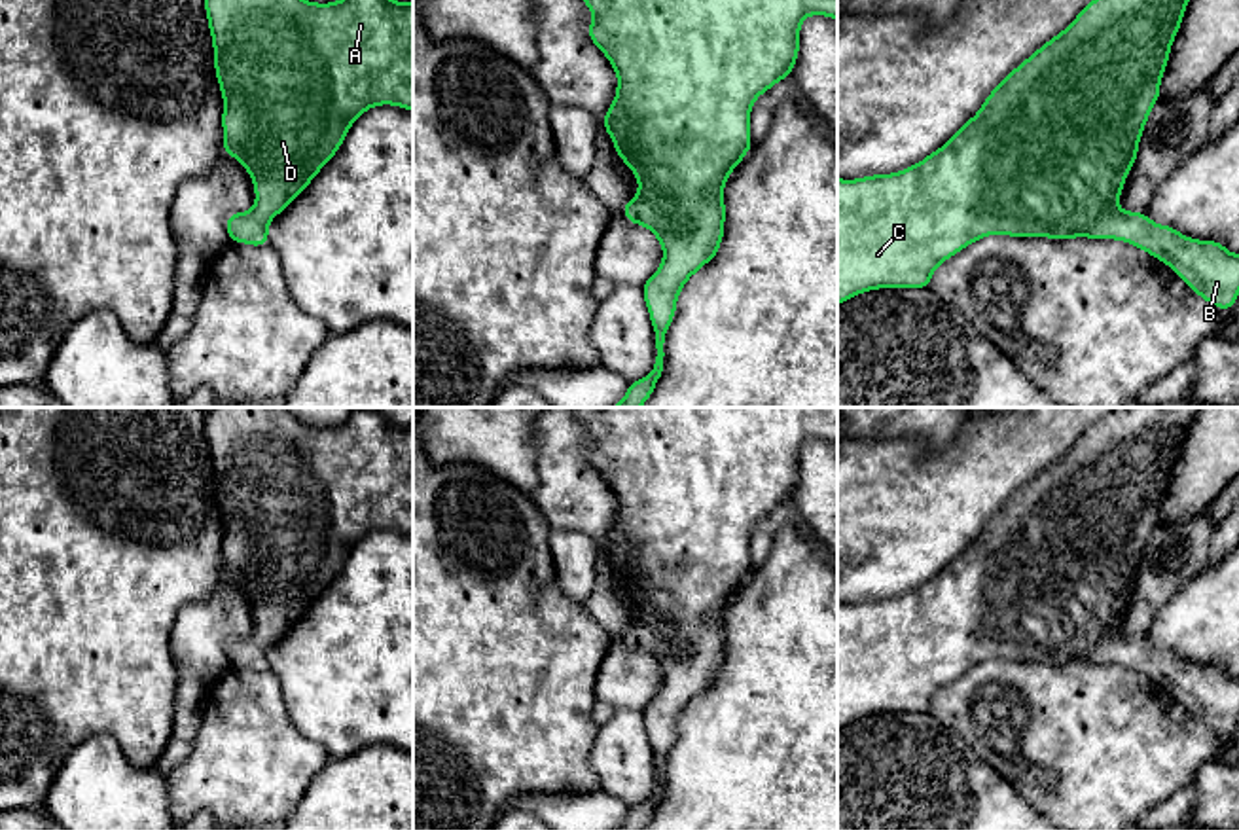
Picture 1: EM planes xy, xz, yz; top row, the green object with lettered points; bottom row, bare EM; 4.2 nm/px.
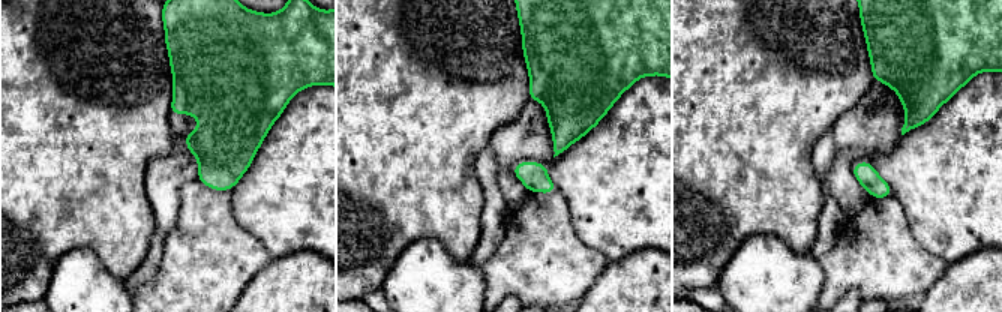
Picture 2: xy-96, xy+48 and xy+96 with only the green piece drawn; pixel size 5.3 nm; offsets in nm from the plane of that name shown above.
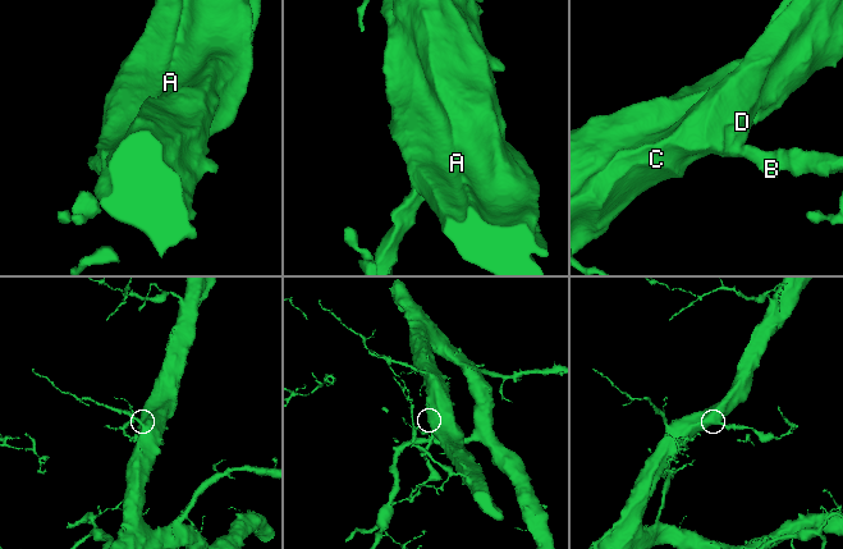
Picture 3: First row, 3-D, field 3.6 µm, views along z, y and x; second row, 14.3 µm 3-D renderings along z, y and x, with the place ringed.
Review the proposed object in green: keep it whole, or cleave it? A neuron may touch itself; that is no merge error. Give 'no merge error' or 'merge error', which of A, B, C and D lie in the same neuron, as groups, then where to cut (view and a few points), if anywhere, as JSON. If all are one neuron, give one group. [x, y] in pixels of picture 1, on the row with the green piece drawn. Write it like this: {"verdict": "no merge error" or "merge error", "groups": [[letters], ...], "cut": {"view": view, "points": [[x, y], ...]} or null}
{"verdict": "no merge error", "groups": [["A", "B", "C", "D"]], "cut": null}

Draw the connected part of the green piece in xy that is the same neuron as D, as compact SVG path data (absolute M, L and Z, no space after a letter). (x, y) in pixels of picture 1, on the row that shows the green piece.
M205 0L205 11L214 47L214 70L224 97L222 150L225 150L227 155L233 155L239 165L248 171L256 191L256 205L252 210L235 212L225 218L227 235L231 243L267 246L269 222L280 214L299 193L303 193L320 169L335 155L358 116L379 104L392 104L413 112L413 2L339 0L316 4L307 0Z

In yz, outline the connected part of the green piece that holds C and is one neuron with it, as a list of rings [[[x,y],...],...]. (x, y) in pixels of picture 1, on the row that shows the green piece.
[[[1091,0],[1076,19],[1038,47],[1029,59],[1014,68],[985,99],[978,114],[968,119],[940,150],[926,155],[917,165],[892,174],[871,174],[856,180],[837,178],[837,305],[847,299],[879,288],[930,288],[932,271],[987,235],[1010,237],[1048,237],[1048,239],[1116,239],[1142,248],[1150,256],[1167,263],[1199,298],[1207,299],[1216,309],[1231,311],[1239,296],[1239,254],[1231,254],[1220,241],[1197,241],[1184,237],[1171,226],[1154,224],[1146,212],[1127,212],[1116,205],[1123,193],[1123,182],[1129,169],[1137,161],[1139,140],[1146,127],[1146,119],[1159,100],[1159,83],[1167,68],[1173,40],[1180,28],[1188,0]]]

